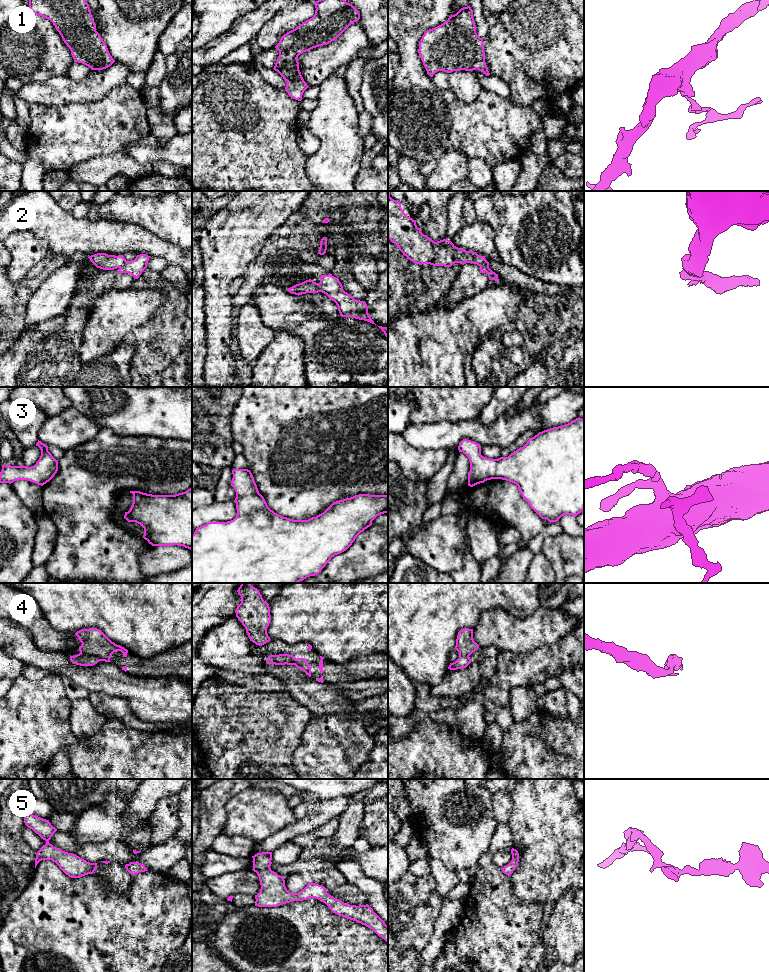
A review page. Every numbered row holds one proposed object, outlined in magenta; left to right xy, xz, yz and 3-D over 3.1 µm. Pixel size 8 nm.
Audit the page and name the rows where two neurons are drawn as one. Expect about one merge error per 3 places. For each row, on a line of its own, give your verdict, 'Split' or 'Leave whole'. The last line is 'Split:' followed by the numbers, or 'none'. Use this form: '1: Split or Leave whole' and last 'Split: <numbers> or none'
1: Leave whole
2: Split
3: Leave whole
4: Split
5: Leave whole
Split: 2, 4

